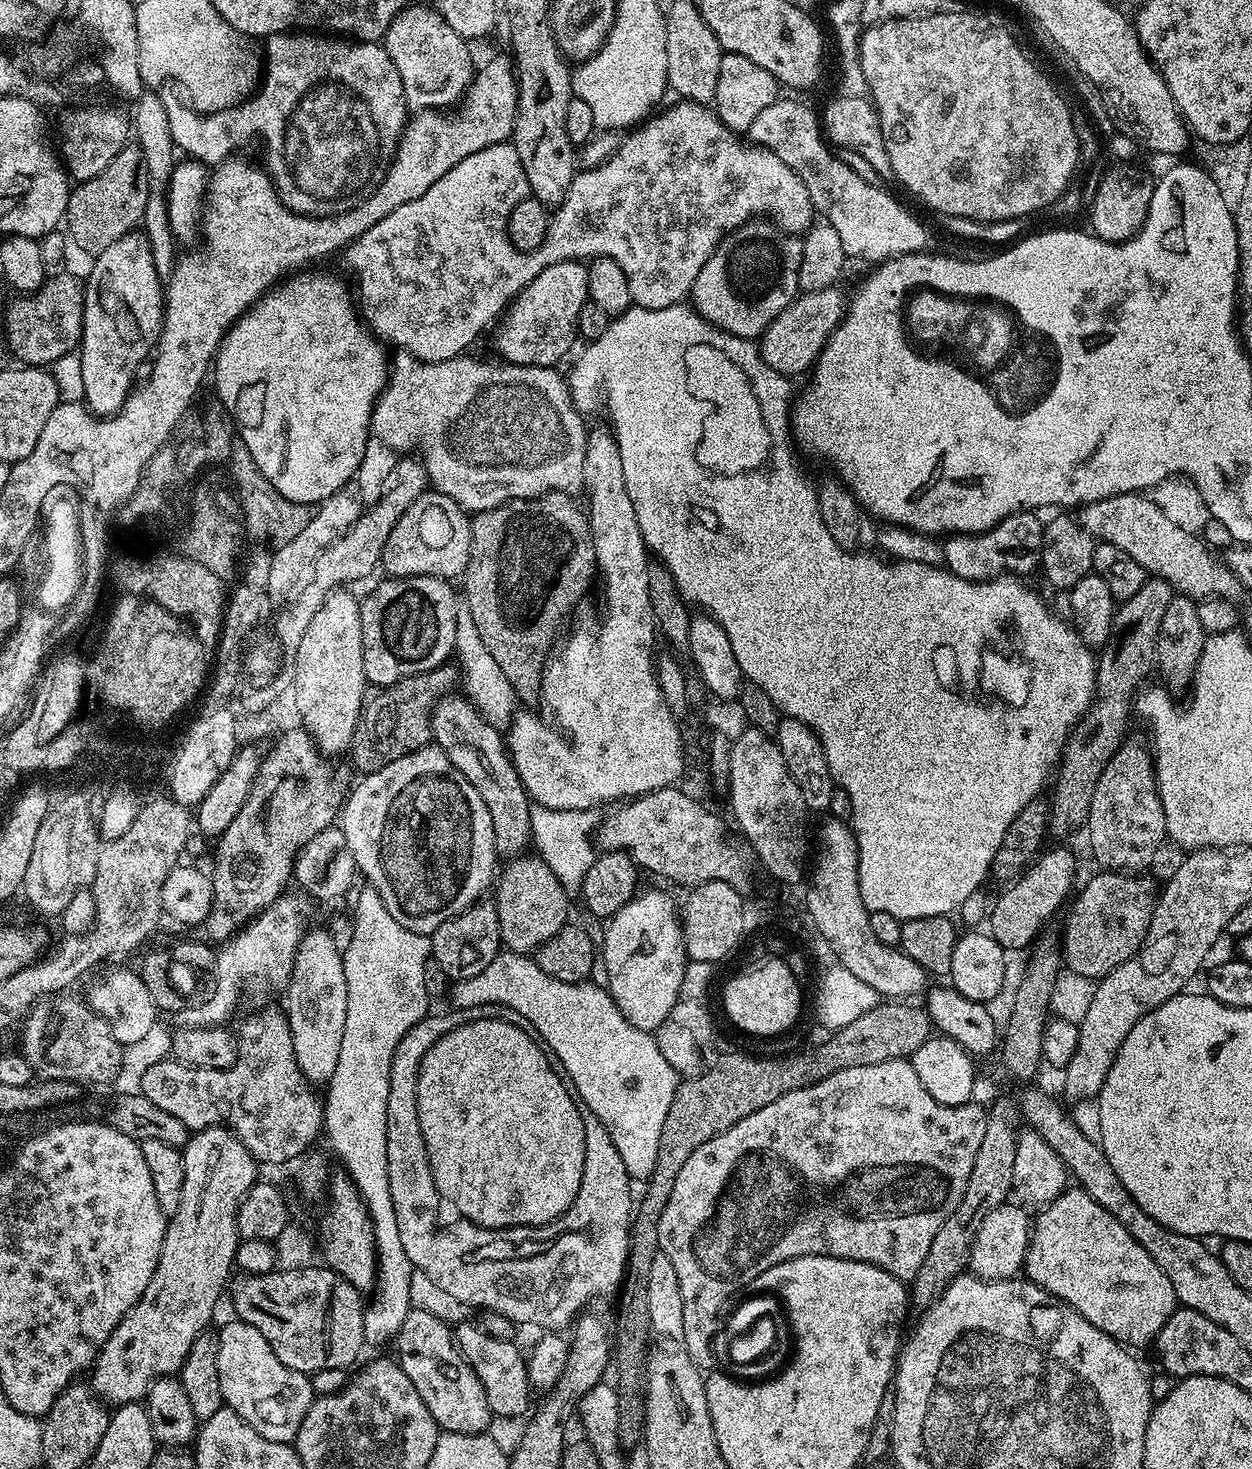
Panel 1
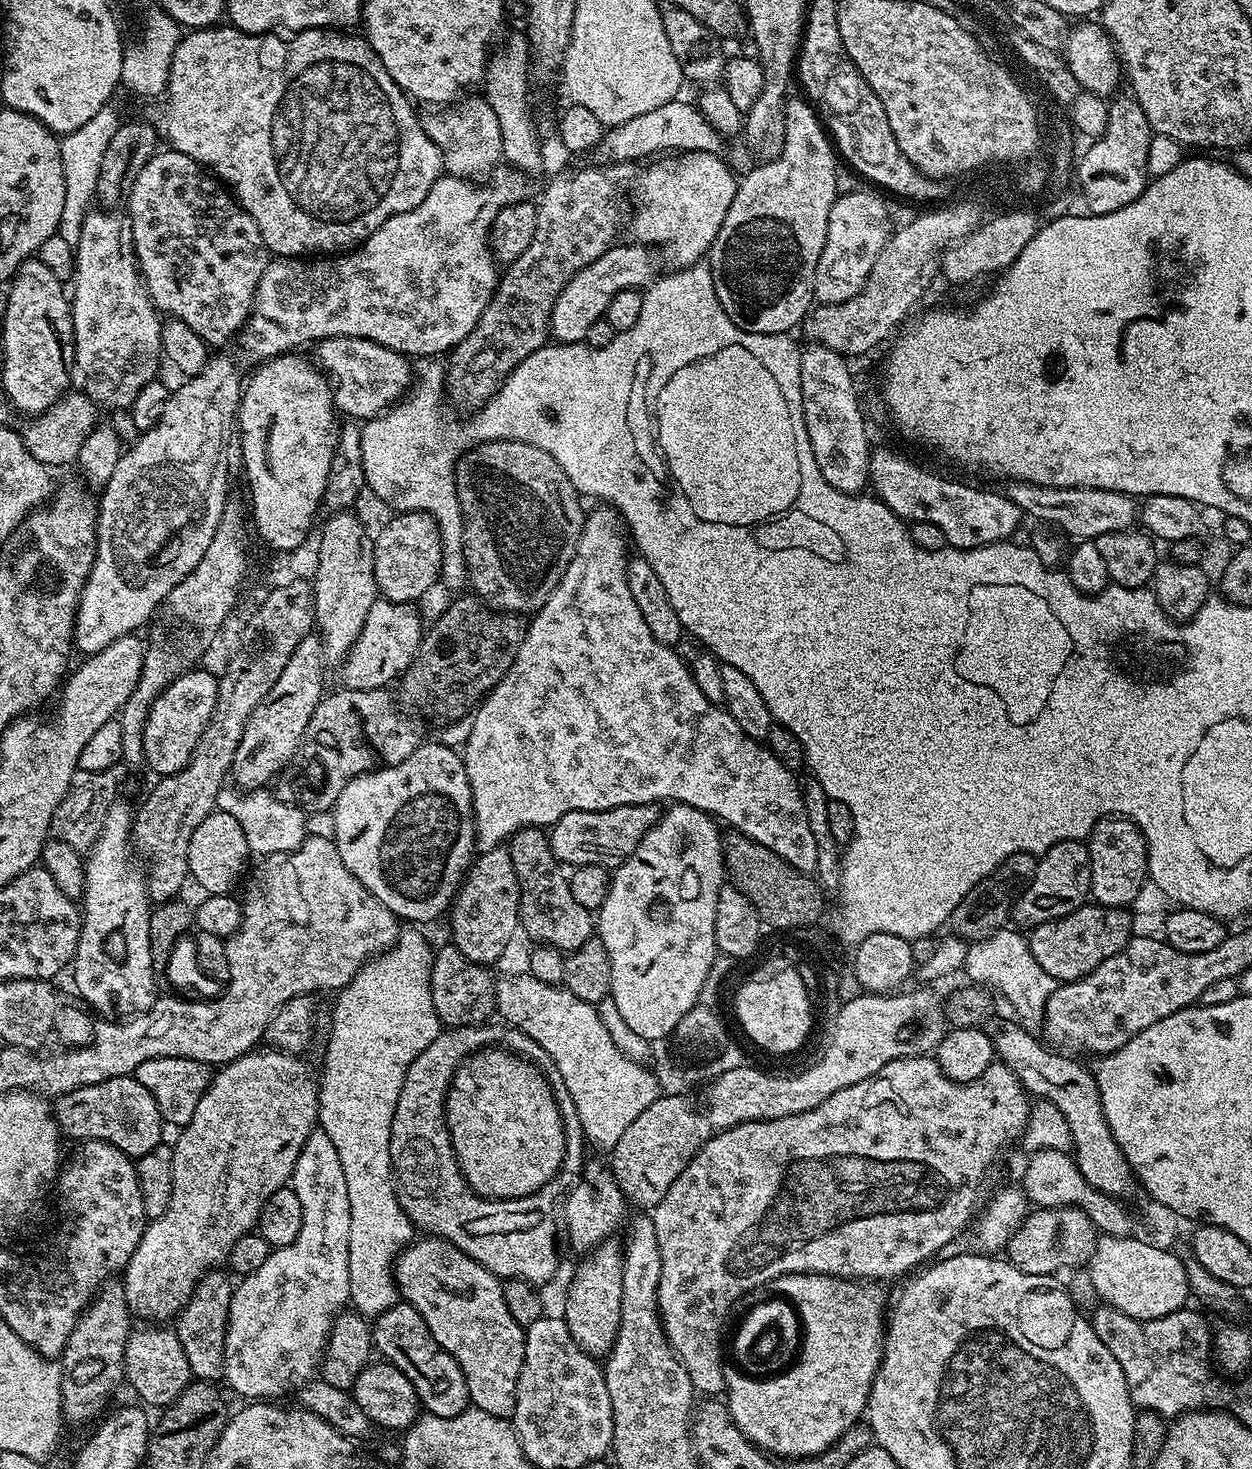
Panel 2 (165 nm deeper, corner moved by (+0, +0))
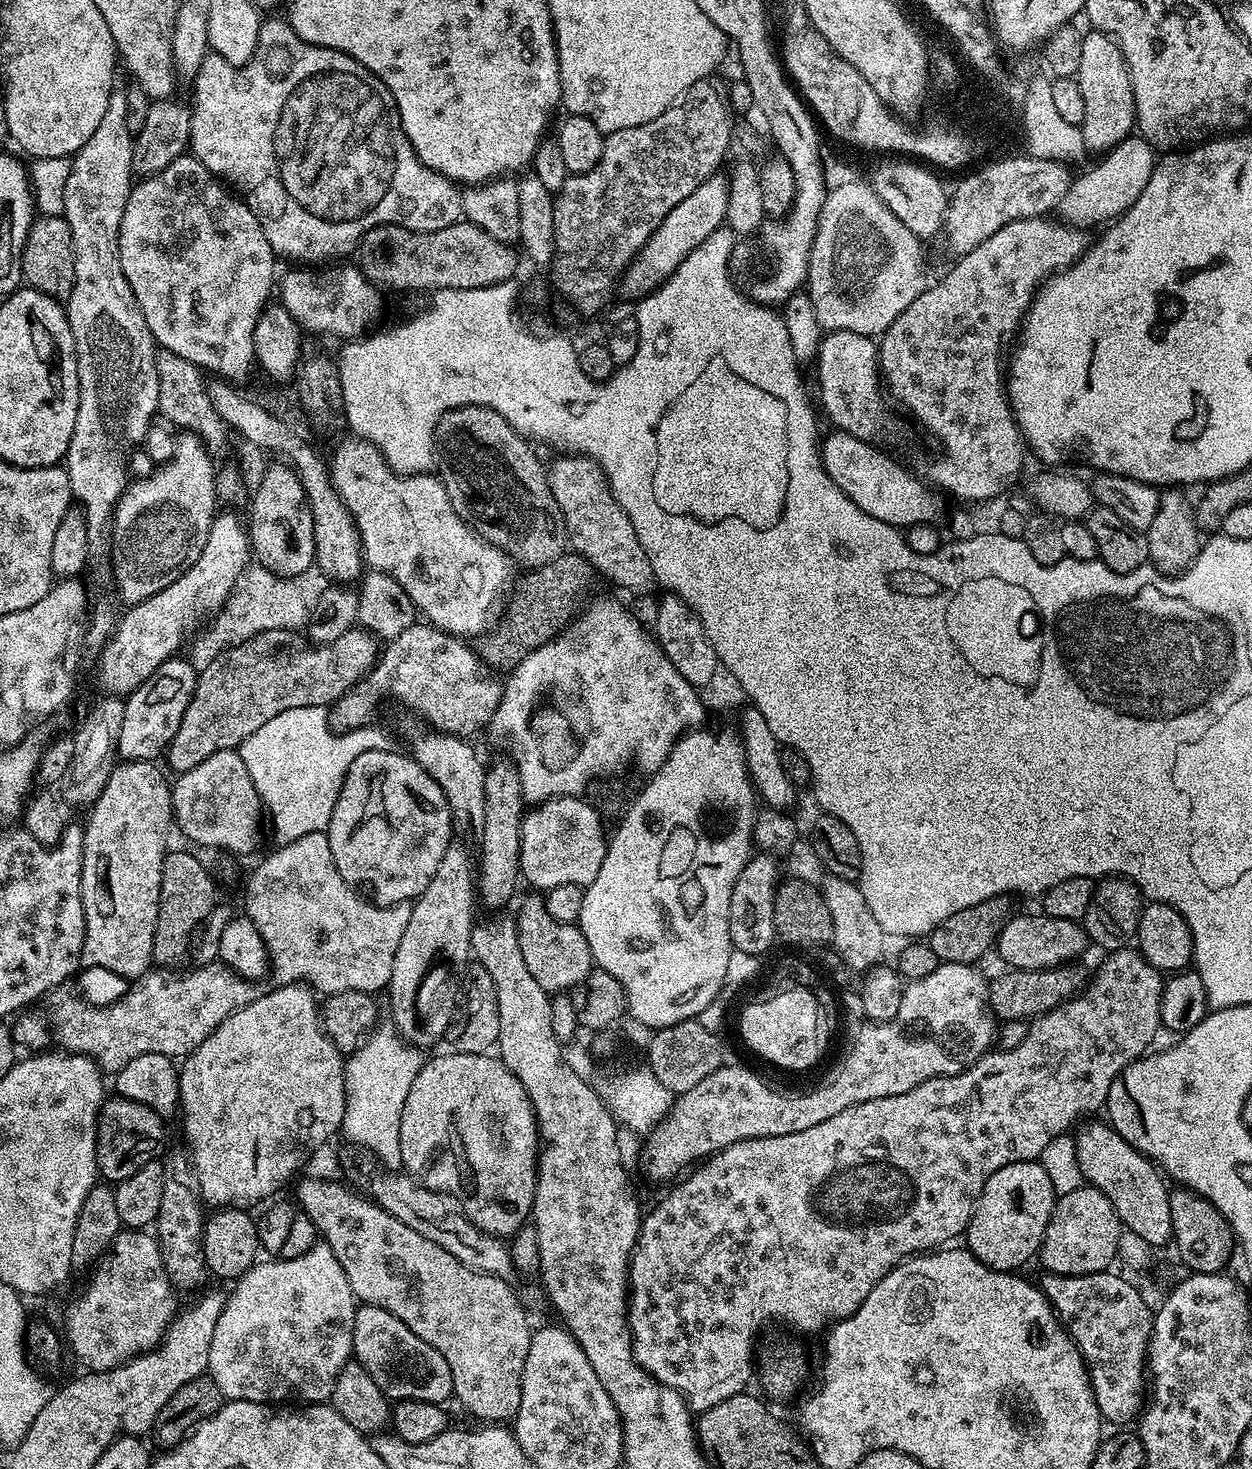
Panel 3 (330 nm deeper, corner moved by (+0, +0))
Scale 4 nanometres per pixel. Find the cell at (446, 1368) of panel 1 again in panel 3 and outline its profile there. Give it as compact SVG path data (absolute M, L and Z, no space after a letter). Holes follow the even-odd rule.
M366 1304L356 1309L354 1318L354 1338L352 1339L352 1350L354 1353L355 1363L360 1364L374 1378L374 1382L388 1397L389 1401L397 1402L402 1400L425 1400L427 1403L443 1405L447 1396L453 1395L452 1375L450 1366L446 1366L446 1358L434 1350L406 1322L402 1322L394 1314L390 1314L385 1308L379 1308L373 1304Z

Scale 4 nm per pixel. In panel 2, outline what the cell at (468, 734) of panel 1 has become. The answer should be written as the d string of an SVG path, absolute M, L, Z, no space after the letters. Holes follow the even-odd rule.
M540 826L521 828L519 832L512 833L506 847L510 854L510 862L514 862L514 874L518 874L518 886L520 887L519 927L522 932L525 932L530 939L536 940L532 942L540 946L556 948L565 954L578 950L578 946L582 946L582 942L586 942L594 935L594 916L586 906L581 906L574 899L574 894L570 894L568 876L560 861L554 858L545 829Z

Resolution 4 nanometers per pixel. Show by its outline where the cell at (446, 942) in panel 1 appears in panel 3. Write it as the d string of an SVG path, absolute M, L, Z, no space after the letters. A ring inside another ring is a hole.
M511 762L496 764L484 774L484 829L480 832L480 860L478 856L478 900L488 908L500 908L512 900L520 875L520 829L521 819L526 811L522 794L522 782Z

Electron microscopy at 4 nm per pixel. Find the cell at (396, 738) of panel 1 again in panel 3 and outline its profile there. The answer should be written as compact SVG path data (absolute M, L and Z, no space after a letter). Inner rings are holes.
M566 550L561 556L554 558L554 562L546 562L540 568L523 574L525 576L517 582L516 589L508 600L504 617L493 628L491 625L475 641L477 644L474 644L480 663L497 673L501 672L500 674L507 674L518 667L526 654L533 652L539 644L551 640L572 622L581 607L580 599L583 598L584 591L592 584L594 569L576 552Z

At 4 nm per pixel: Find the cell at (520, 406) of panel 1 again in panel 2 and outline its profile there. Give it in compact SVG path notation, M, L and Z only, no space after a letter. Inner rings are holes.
M328 336L315 345L314 360L328 378L332 389L332 402L337 413L356 422L372 420L388 411L393 404L405 399L414 384L414 364L401 352L378 346L366 338Z

